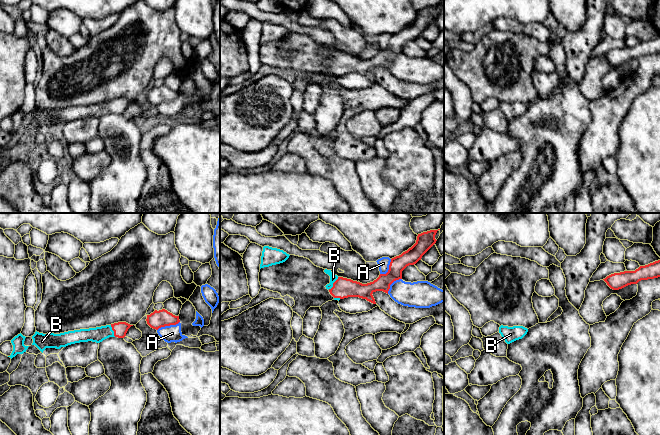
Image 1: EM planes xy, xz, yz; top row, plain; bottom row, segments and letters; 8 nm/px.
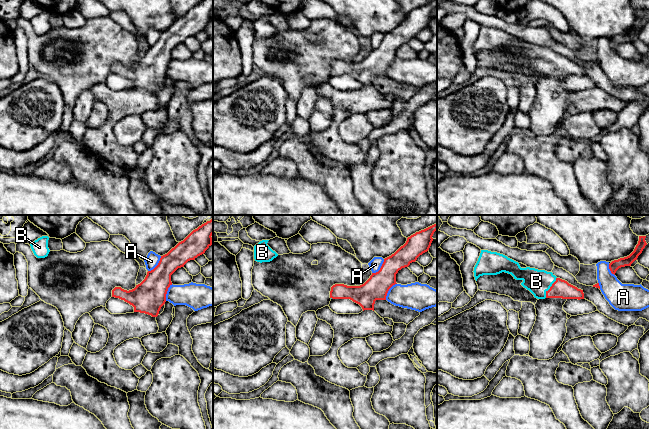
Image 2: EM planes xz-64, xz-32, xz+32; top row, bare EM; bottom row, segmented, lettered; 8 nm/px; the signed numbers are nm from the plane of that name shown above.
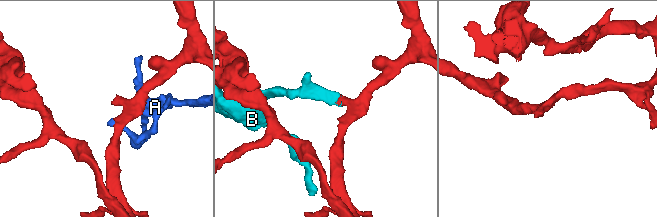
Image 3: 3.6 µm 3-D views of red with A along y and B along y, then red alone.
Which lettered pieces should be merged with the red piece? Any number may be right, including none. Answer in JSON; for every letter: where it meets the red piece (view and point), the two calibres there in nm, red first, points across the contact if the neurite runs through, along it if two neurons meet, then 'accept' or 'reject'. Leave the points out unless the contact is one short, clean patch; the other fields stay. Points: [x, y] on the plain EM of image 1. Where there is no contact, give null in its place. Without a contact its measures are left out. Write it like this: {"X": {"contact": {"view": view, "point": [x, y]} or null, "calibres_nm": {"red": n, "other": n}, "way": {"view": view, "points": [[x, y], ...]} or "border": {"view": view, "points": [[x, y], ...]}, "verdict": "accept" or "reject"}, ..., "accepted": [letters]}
{"A": {"contact": {"view": "xy", "point": [168, 101]}, "calibres_nm": {"red": 140, "other": 140}, "border": {"view": "xy", "points": [[179, 97], [173, 101], [161, 102], [157, 106]]}, "verdict": "reject"}, "B": {"contact": {"view": "xz", "point": [333, 60]}, "calibres_nm": {"red": 160, "other": 60}, "way": {"view": "xz", "points": [[342, 64], [333, 60], [333, 53]]}, "verdict": "accept"}, "accepted": ["B"]}

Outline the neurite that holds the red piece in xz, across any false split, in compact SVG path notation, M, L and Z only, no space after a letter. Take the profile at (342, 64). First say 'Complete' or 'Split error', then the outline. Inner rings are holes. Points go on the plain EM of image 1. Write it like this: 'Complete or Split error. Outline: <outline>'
Split error. Outline: M430 6L418 10L416 19L401 31L391 35L389 46L386 50L380 50L373 58L362 60L351 55L338 53L331 46L324 48L330 52L330 59L325 63L329 66L334 76L348 73L359 73L376 80L373 69L383 67L388 70L390 61L402 55L402 47L409 41L416 40L422 32L436 19L435 11L438 6Z

